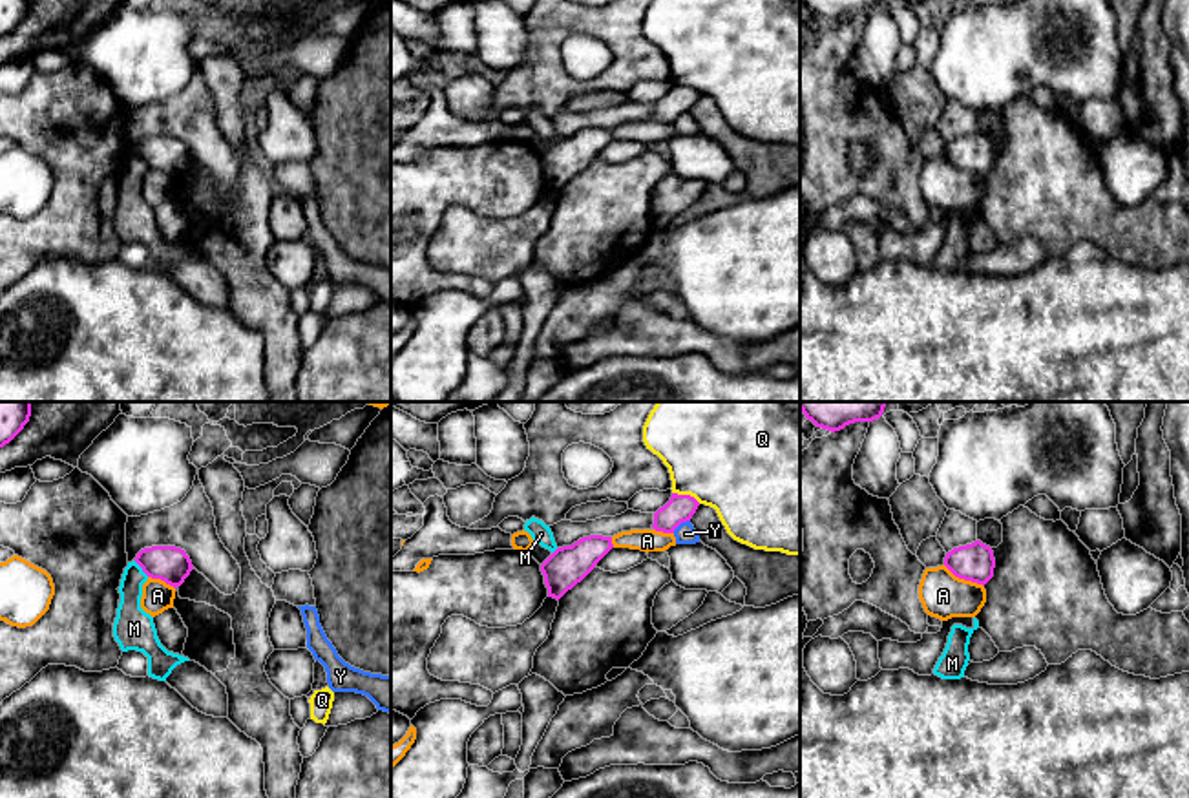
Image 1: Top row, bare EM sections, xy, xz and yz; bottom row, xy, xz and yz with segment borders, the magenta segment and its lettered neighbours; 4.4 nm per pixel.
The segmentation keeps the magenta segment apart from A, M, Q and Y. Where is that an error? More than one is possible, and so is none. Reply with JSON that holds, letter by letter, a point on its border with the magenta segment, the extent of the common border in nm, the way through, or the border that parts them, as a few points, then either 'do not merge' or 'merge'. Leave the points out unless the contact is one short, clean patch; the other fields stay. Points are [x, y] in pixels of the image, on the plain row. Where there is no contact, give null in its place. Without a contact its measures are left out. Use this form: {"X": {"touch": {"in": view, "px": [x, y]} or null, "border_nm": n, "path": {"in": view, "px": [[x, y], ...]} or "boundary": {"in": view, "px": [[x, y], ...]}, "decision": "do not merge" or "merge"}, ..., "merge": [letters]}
{"A": {"touch": {"in": "yz", "px": [963, 168]}, "border_nm": 200, "decision": "do not merge"}, "M": {"touch": {"in": "xy", "px": [141, 157]}, "border_nm": 100, "boundary": {"in": "xy", "px": [[134, 152], [148, 167]]}, "decision": "do not merge"}, "Q": {"touch": {"in": "xz", "px": [687, 86]}, "border_nm": 140, "decision": "do not merge"}, "Y": {"touch": {"in": "xz", "px": [680, 114]}, "border_nm": 100, "decision": "do not merge"}, "merge": []}

